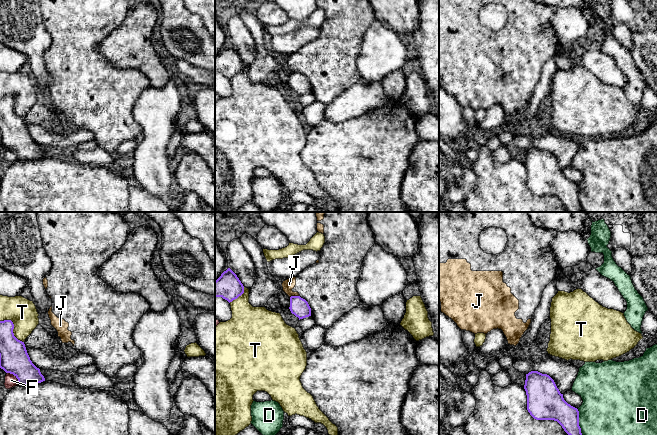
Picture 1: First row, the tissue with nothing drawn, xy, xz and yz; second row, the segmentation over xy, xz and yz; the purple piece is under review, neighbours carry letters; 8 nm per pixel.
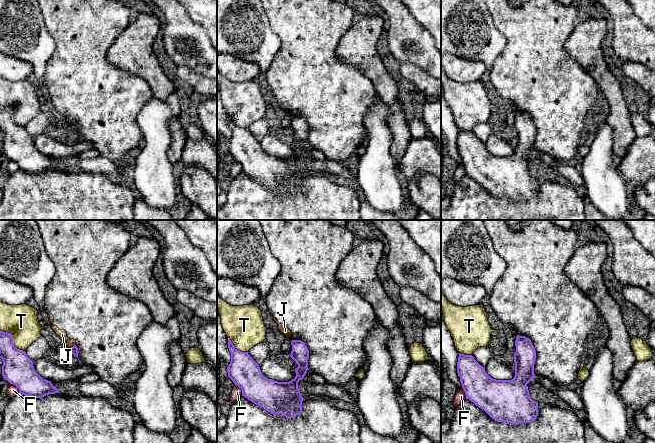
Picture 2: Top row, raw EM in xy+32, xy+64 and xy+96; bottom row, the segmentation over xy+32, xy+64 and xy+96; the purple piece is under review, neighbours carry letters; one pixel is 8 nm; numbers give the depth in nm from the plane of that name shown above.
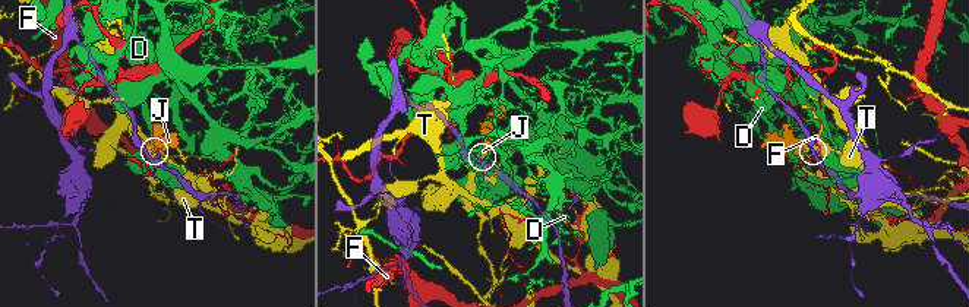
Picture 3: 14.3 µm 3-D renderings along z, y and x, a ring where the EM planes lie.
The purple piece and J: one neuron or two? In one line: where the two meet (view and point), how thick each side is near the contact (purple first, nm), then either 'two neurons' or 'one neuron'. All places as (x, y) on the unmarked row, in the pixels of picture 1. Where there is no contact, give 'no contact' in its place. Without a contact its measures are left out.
xz (294, 72) | 150/90 nm | two neurons

